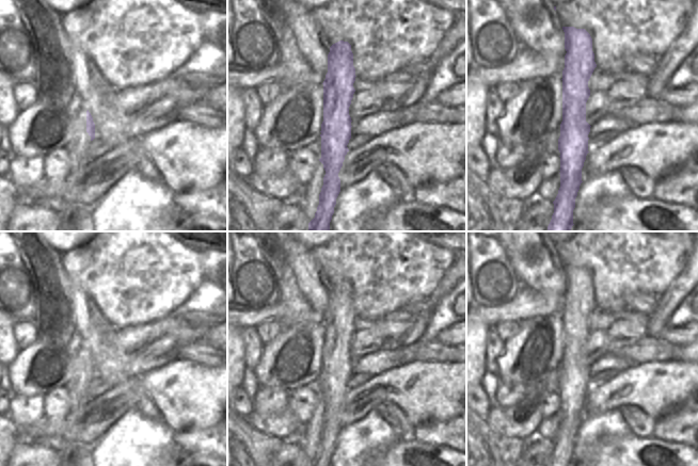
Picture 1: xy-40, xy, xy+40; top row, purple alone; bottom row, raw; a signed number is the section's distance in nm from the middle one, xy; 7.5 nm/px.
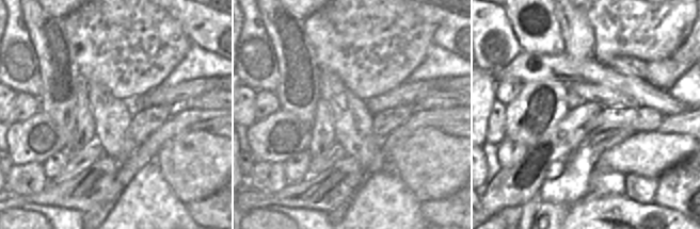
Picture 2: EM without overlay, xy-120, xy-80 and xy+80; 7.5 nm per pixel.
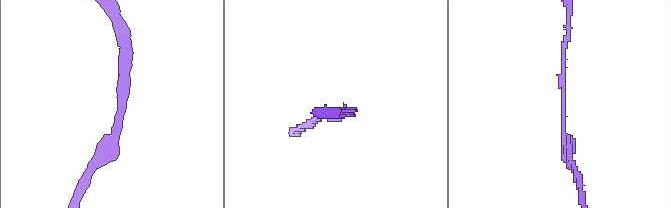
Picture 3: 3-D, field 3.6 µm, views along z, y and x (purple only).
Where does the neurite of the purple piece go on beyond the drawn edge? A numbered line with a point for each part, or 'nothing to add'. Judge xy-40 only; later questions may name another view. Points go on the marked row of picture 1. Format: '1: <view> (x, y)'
nothing to add

